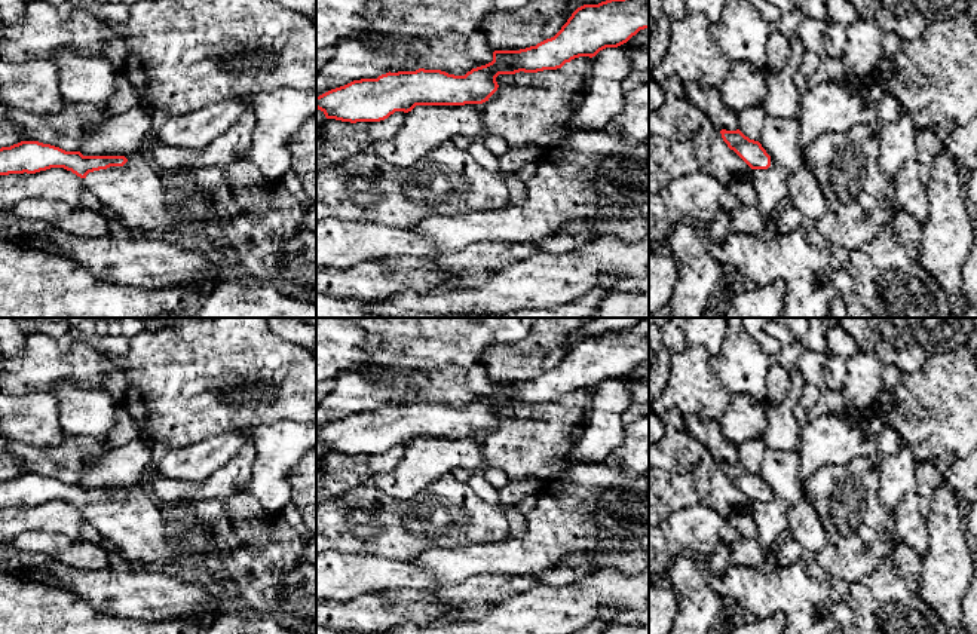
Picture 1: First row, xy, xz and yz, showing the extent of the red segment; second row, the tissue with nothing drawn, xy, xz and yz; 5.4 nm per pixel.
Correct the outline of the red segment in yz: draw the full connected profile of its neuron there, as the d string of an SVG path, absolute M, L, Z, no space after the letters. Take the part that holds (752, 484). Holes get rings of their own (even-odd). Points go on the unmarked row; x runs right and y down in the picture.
M739 462L720 463L723 474L733 483L751 502L768 502L771 488L759 474L750 472Z

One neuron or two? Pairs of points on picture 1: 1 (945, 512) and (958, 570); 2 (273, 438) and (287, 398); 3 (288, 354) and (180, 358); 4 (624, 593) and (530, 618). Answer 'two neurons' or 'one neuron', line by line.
1: one neuron
2: two neurons
3: one neuron
4: one neuron

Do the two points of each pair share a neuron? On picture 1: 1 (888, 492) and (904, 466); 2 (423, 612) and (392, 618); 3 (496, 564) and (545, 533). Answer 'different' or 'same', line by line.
1: same
2: same
3: same

